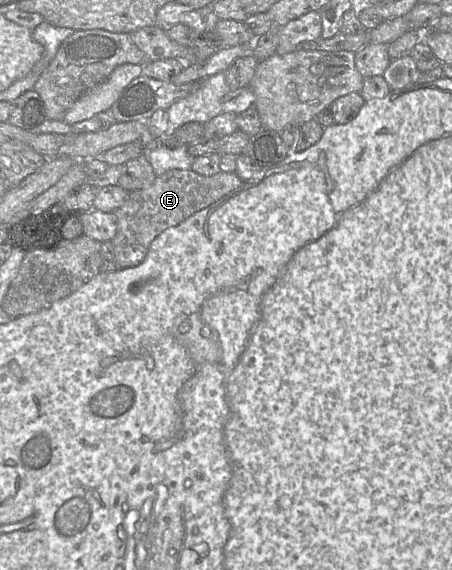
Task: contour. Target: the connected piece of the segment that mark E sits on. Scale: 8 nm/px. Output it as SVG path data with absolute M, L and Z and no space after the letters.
M172 169L147 188L130 192L125 202L114 212L117 231L112 239L114 261L121 268L138 266L145 259L151 243L166 229L174 227L196 212L219 202L237 190L242 180L235 172L218 172L203 176L190 170Z

